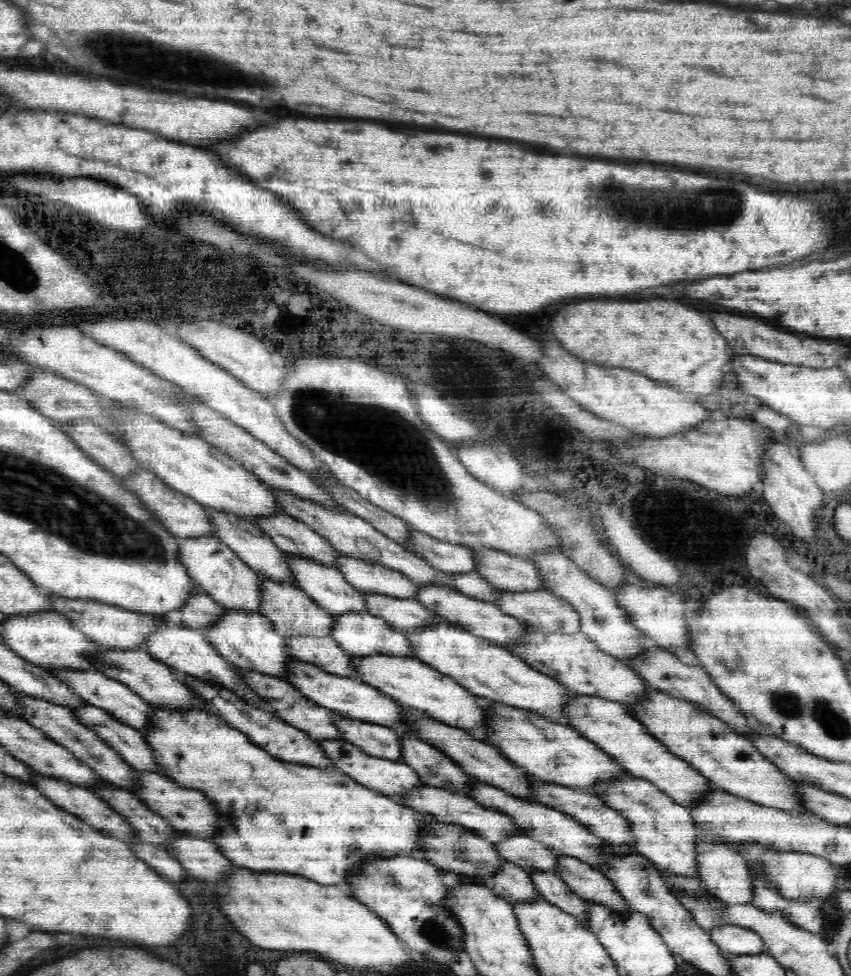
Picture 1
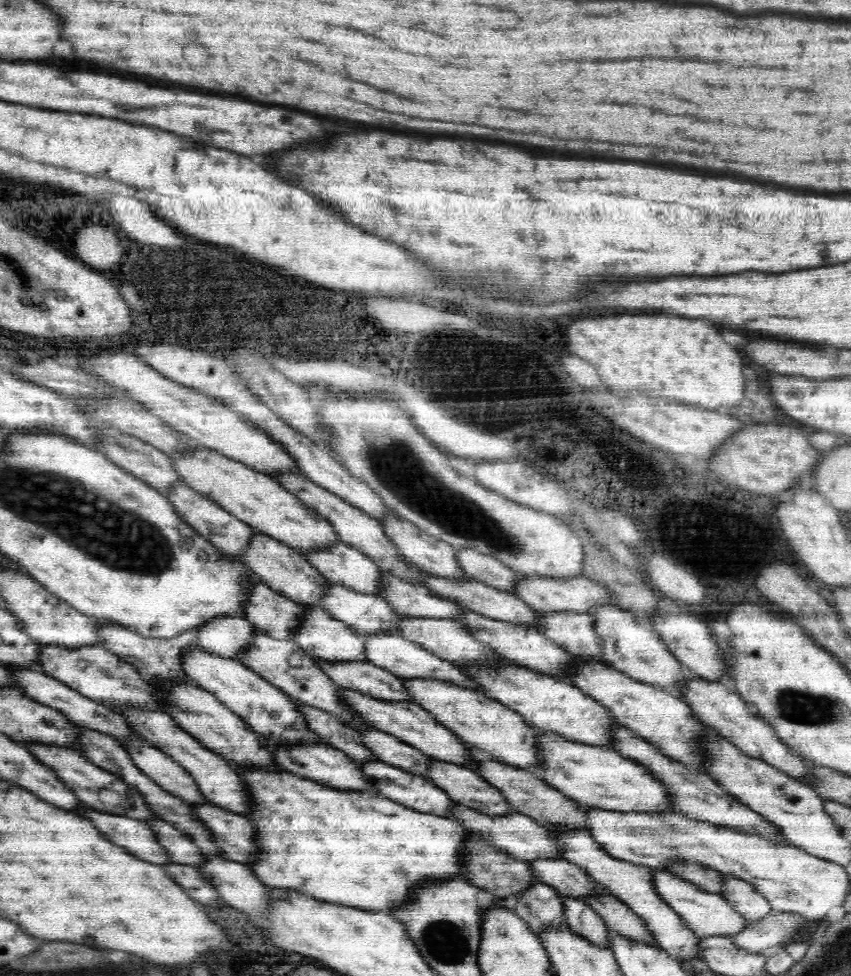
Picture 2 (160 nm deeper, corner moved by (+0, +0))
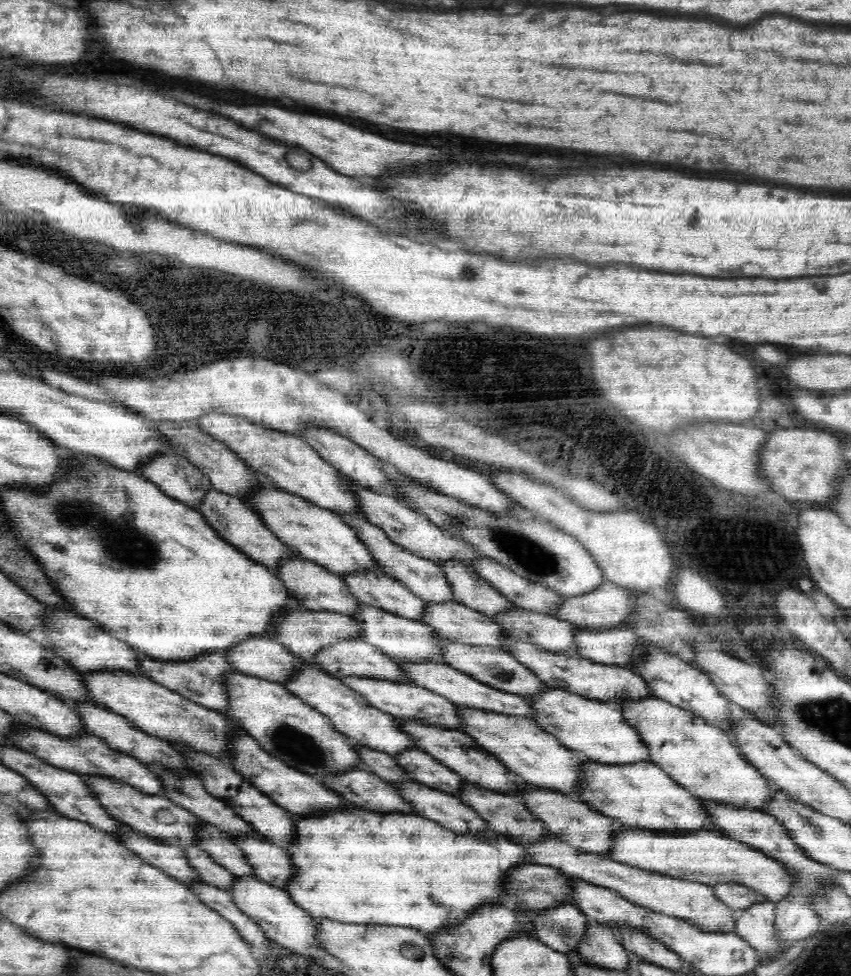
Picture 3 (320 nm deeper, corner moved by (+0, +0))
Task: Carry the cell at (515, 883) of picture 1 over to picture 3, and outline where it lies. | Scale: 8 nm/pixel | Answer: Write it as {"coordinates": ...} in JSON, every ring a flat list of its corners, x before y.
{"coordinates":[[576,904,546,908,534,917,531,934,562,954,577,950,590,921]]}

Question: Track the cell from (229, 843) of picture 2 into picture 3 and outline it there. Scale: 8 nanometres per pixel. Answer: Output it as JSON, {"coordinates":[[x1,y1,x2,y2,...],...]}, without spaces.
{"coordinates":[[256,831,233,840,244,851,248,863,254,867,254,874,259,880,286,890,288,882,296,874,288,852,276,847]]}

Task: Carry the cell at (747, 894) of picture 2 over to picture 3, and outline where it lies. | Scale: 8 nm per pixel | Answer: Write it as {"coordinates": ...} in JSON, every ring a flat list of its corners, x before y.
{"coordinates":[[770,900,756,902,738,913,734,932,758,953,784,954,791,943,780,941,774,930,775,904]]}

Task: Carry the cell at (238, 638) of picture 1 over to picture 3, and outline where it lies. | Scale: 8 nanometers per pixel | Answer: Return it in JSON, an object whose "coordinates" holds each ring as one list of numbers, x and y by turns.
{"coordinates":[[300,659,300,661,302,661,302,666,296,672,296,676,282,685,296,697,301,698,305,704,330,717,334,728,349,737,355,745,359,744,382,751,393,757,400,752,417,748,416,741,400,729,400,725,393,715,371,706,370,702,361,694,346,686,341,679,320,669,316,663,312,663,310,660]]}

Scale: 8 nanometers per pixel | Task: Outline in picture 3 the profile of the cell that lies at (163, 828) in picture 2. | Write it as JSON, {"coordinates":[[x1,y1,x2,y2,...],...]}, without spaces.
{"coordinates":[[196,846,182,851,188,857,192,869,198,873,200,880,220,890,232,890,234,875,222,865,216,863,206,851]]}

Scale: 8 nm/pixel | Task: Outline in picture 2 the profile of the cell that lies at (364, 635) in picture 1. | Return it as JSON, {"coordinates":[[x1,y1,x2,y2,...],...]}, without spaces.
{"coordinates":[[381,633,363,640,365,642,364,653,368,657,368,662,389,670,401,679,427,678,428,680,437,680,438,682,453,682,470,690,481,691,480,685,476,685,476,681,470,679,459,667,440,659,429,650,422,648,419,644,404,639,401,634]]}

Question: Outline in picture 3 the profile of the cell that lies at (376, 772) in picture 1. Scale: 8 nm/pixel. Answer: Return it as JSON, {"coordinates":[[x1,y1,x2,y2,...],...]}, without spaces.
{"coordinates":[[412,779,398,784,400,797,414,807,414,812,424,818,439,822,458,834,482,832,487,822,470,806,454,795,423,785]]}

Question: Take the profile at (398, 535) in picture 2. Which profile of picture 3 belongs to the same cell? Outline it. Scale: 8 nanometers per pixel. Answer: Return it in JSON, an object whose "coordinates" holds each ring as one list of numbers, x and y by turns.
{"coordinates":[[461,560,436,563,444,570,456,602,490,618,513,610,514,606,481,578,472,566,466,566]]}

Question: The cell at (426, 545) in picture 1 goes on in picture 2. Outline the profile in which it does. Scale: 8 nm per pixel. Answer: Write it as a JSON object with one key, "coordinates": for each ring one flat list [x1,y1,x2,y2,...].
{"coordinates":[[456,549,456,559,468,578,475,579,496,590,512,593,519,584,519,578,514,570,504,566,492,555,480,554,480,550]]}

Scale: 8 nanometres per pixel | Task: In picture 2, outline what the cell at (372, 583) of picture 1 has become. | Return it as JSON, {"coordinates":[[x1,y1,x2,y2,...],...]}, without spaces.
{"coordinates":[[381,572,381,576,383,586,380,598,386,600,399,615,457,622,465,614,465,610,454,602,432,593,424,586,410,585,390,573]]}

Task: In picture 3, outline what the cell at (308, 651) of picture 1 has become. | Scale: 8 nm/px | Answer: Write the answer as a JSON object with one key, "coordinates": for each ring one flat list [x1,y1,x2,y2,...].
{"coordinates":[[344,676,341,681,361,694,371,706,382,710,395,718,404,720,423,720,430,726,438,726,444,729,462,731,463,719,456,711,456,705,445,696,436,694,427,688,416,684,396,684,389,680,376,680,375,678,360,678,359,676]]}

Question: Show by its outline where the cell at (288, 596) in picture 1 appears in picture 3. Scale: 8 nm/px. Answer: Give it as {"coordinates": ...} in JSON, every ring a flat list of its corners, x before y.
{"coordinates":[[358,638,356,641,343,641,342,643,330,644,330,646,322,648,314,656,313,662,318,664,320,668,323,668,326,673,338,679,344,676,359,676,360,678,389,680,390,682,396,682,396,684,413,684,404,675,404,671,398,665,398,661,383,653,379,648,372,646,372,644,366,643,362,638]]}

